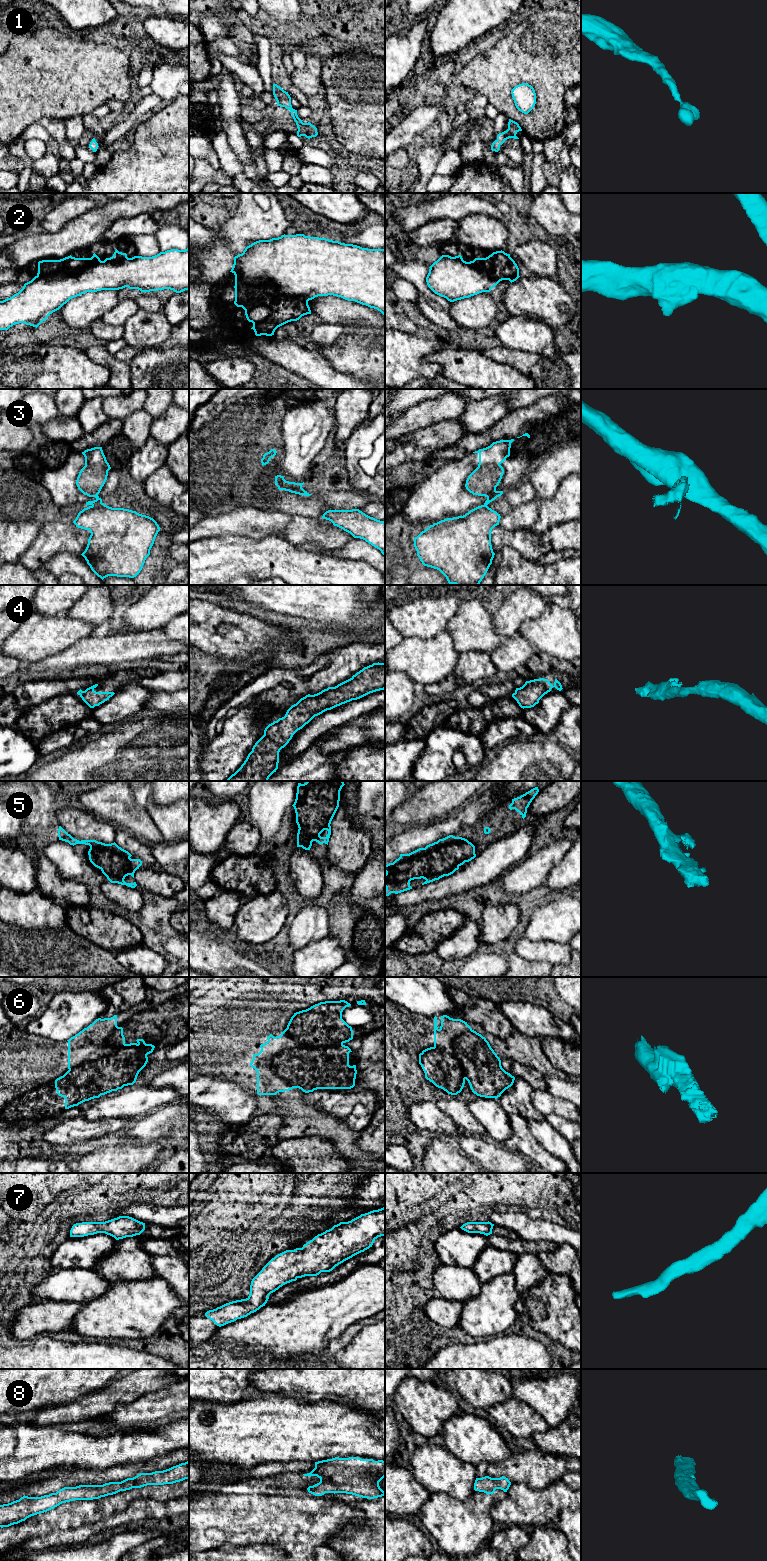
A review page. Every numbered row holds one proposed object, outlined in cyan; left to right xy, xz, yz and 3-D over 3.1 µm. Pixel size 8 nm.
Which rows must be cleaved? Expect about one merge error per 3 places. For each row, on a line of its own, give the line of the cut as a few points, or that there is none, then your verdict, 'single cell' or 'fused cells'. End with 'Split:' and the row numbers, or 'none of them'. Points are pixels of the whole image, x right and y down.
1: no cut | single cell
2: xz (233, 272), (245, 277), (268, 277), (286, 294), (319, 295) | fused cells
3: xy (102, 503), (92, 505) | fused cells
4: no cut | single cell
5: no cut | single cell
6: xz (285, 1029), (293, 1039), (308, 1046), (336, 1046), (342, 1044) | fused cells
7: no cut | single cell
8: no cut | single cell
Split: 2, 3, 6

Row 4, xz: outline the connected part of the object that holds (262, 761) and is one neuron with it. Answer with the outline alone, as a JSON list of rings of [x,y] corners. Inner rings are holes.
[[[373,663],[335,687],[306,695],[285,716],[269,724],[241,767],[226,781],[268,781],[276,772],[279,752],[315,716],[385,689],[385,663]]]

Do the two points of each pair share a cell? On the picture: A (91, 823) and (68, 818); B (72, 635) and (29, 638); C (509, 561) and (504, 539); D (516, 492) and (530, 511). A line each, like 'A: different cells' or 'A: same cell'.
A: same cell
B: same cell
C: different cells
D: different cells

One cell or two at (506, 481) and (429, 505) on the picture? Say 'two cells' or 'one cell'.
one cell

